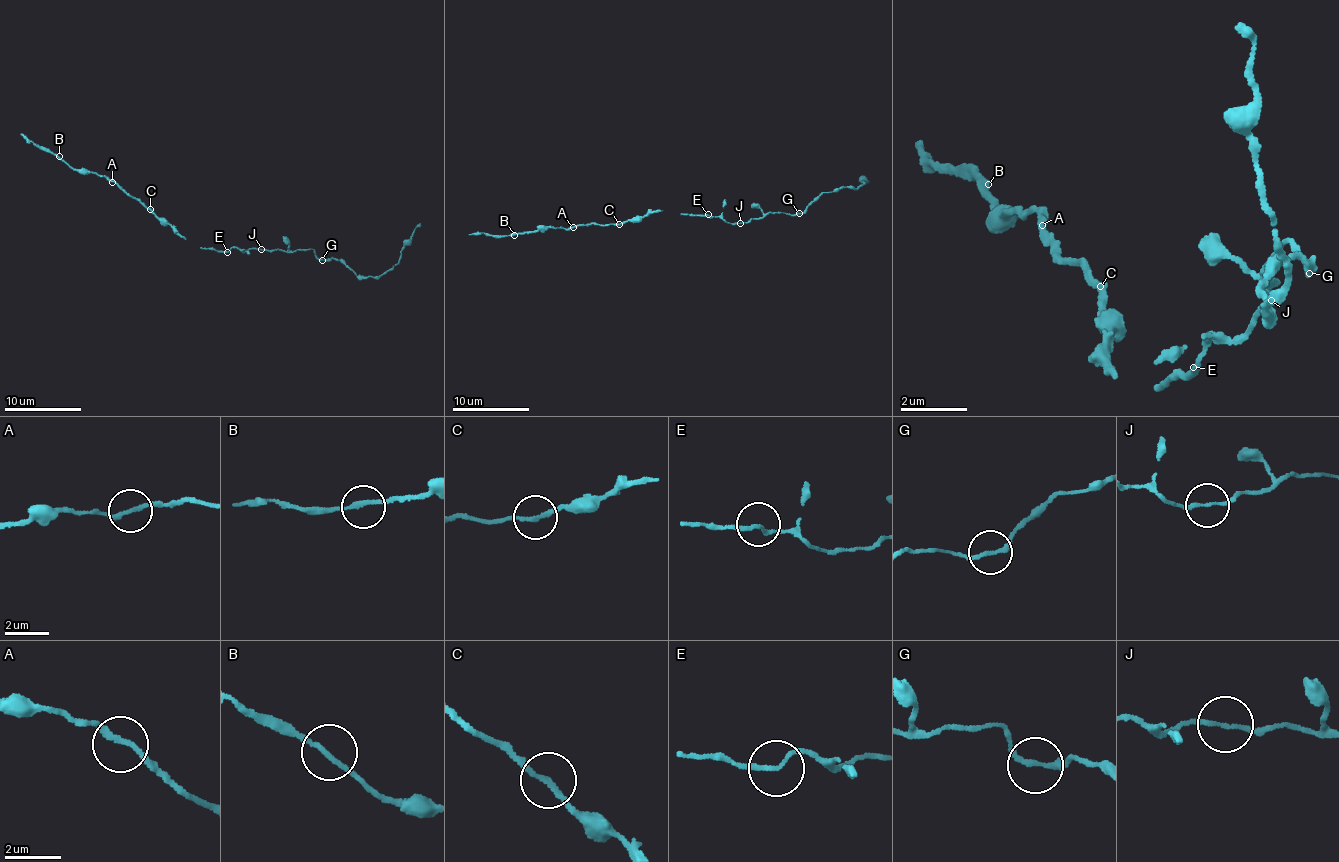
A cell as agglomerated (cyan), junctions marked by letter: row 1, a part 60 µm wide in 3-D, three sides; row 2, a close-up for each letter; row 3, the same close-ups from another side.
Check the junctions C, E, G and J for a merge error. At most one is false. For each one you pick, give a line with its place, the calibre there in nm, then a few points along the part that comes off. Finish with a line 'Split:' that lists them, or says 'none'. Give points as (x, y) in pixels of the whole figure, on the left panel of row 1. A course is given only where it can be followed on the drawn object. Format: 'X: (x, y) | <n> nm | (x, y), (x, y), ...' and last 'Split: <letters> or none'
C: (150, 209) | 190 nm | (150, 209), (137, 199), (127, 196), (106, 176), (70, 168), (20, 134)
Split: C

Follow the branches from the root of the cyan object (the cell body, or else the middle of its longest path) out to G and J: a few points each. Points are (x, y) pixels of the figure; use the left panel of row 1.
G: (227, 252), (233, 246), (249, 251), (252, 248), (269, 251), (308, 249), (322, 260)
J: (227, 252), (233, 246), (249, 251), (252, 248), (262, 248)

